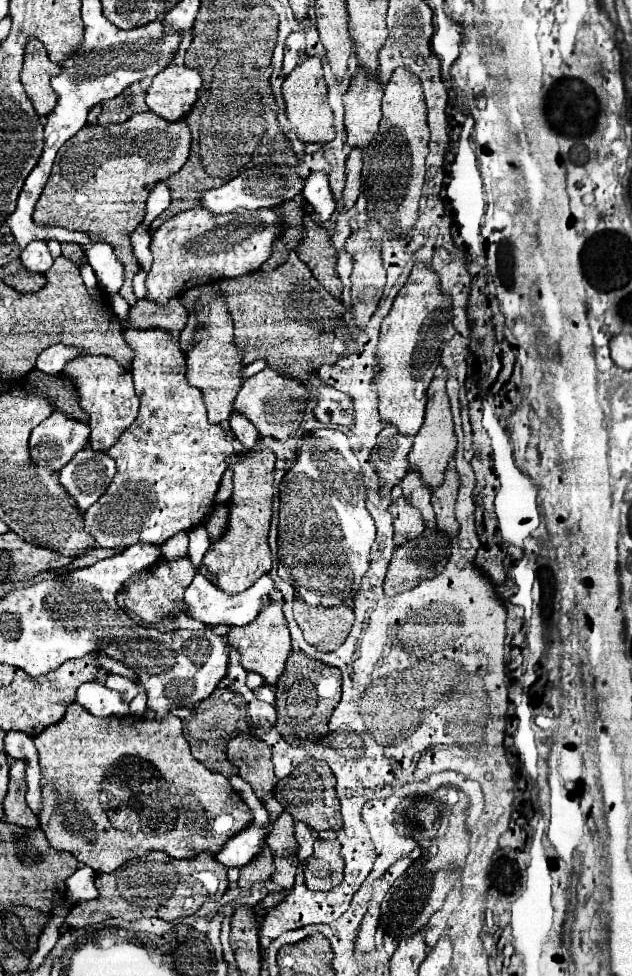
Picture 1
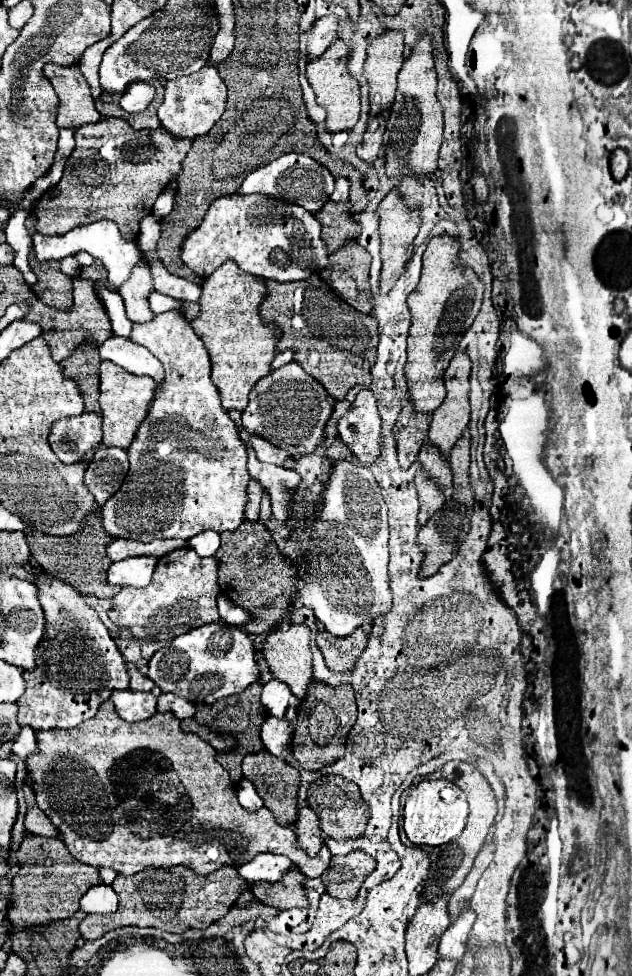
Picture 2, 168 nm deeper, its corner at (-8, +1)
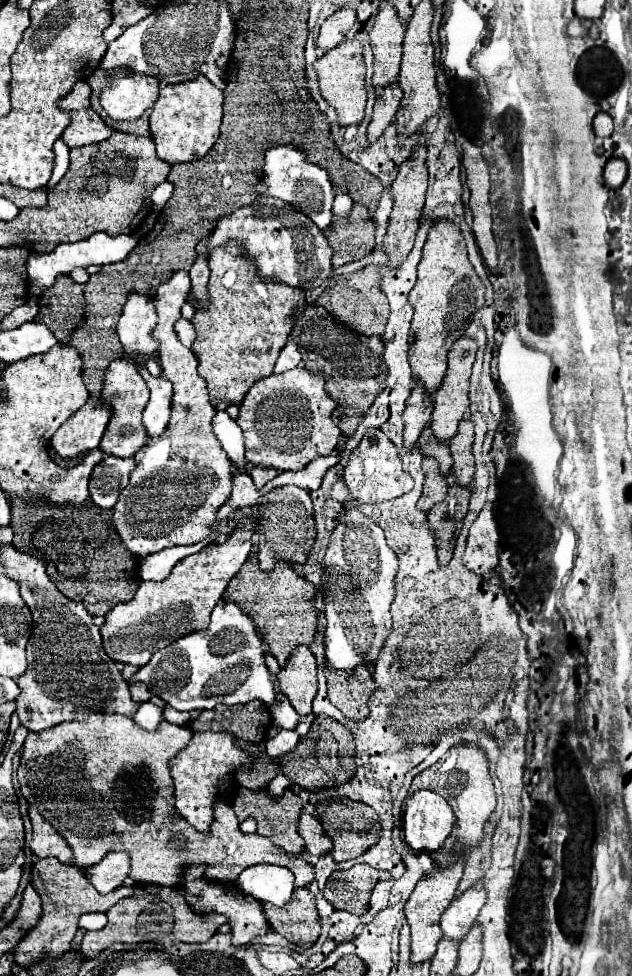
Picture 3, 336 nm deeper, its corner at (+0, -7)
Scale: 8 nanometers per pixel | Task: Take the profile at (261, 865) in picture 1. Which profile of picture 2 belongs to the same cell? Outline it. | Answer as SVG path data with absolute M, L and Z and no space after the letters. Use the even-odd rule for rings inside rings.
M292 867L286 875L284 881L272 885L272 883L256 883L252 885L254 897L264 903L272 905L280 911L292 909L292 907L310 907L306 895L304 895L304 875Z

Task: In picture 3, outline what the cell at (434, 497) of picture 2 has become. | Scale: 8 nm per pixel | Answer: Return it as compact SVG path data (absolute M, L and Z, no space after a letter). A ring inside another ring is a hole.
M424 459L422 469L424 469L424 489L422 489L422 497L418 501L418 509L430 511L436 503L440 503L446 497L448 483L444 477L440 477L440 469L438 469L436 461Z

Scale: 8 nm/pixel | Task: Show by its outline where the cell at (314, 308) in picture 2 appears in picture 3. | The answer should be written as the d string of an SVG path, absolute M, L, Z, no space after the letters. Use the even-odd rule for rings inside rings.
M306 303L306 307L300 313L294 313L294 327L290 333L290 339L296 341L302 363L308 371L320 371L324 375L324 389L328 395L338 403L338 407L332 413L332 421L342 429L344 435L352 435L360 413L372 405L380 389L384 389L384 379L380 377L384 373L384 359L382 359L382 341L380 337L366 337L360 333L354 333L346 325L340 325L322 305Z

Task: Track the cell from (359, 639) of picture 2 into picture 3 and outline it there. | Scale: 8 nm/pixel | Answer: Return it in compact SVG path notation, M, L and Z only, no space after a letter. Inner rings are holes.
M358 665L352 673L324 667L328 697L348 719L362 721L368 715L368 697L374 689L372 675L368 667Z

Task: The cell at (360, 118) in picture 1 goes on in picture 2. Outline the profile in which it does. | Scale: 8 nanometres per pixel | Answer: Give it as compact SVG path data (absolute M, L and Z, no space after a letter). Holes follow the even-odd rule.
M384 31L368 45L368 59L364 63L370 83L370 115L388 109L396 93L396 77L404 61L404 35L398 31Z

